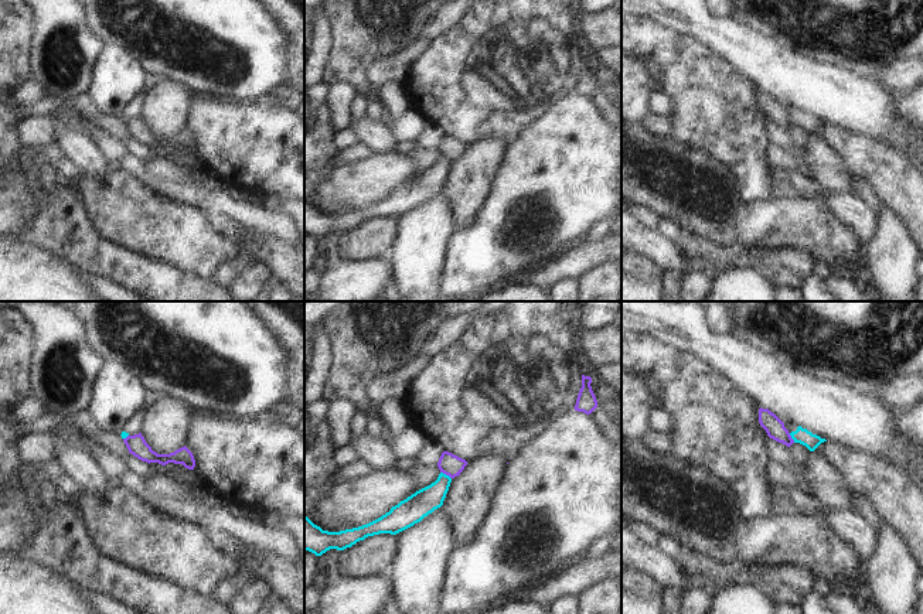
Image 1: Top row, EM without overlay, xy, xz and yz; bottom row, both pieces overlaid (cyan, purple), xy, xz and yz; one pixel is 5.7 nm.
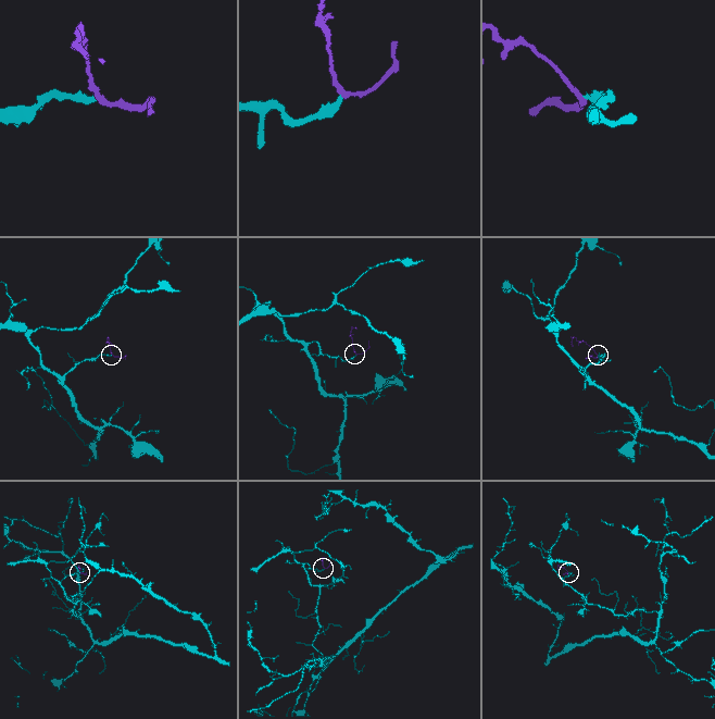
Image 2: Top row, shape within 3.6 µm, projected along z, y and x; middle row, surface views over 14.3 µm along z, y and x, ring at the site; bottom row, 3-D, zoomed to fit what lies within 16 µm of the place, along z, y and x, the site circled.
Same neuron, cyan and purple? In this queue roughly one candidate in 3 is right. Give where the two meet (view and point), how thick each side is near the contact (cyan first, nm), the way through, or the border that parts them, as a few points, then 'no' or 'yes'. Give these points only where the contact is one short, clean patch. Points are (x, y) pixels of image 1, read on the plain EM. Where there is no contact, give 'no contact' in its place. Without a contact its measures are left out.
xz (445, 157) | 150/120 nm | along xz (440, 154), (450, 161) | no

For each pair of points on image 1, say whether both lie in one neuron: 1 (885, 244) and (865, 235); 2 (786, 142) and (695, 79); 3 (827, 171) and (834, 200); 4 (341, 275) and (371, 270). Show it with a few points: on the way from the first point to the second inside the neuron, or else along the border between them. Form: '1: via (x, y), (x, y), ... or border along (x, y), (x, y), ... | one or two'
1: border along (876, 215), (876, 232), (867, 245) | two
2: border along (766, 119), (766, 136), (770, 142) | two
3: border along (823, 190), (857, 194) | two
4: via (348, 275), (364, 275) | one

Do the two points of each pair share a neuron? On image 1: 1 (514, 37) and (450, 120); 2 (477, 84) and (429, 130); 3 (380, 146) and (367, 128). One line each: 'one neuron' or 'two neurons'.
1: one neuron
2: two neurons
3: one neuron

